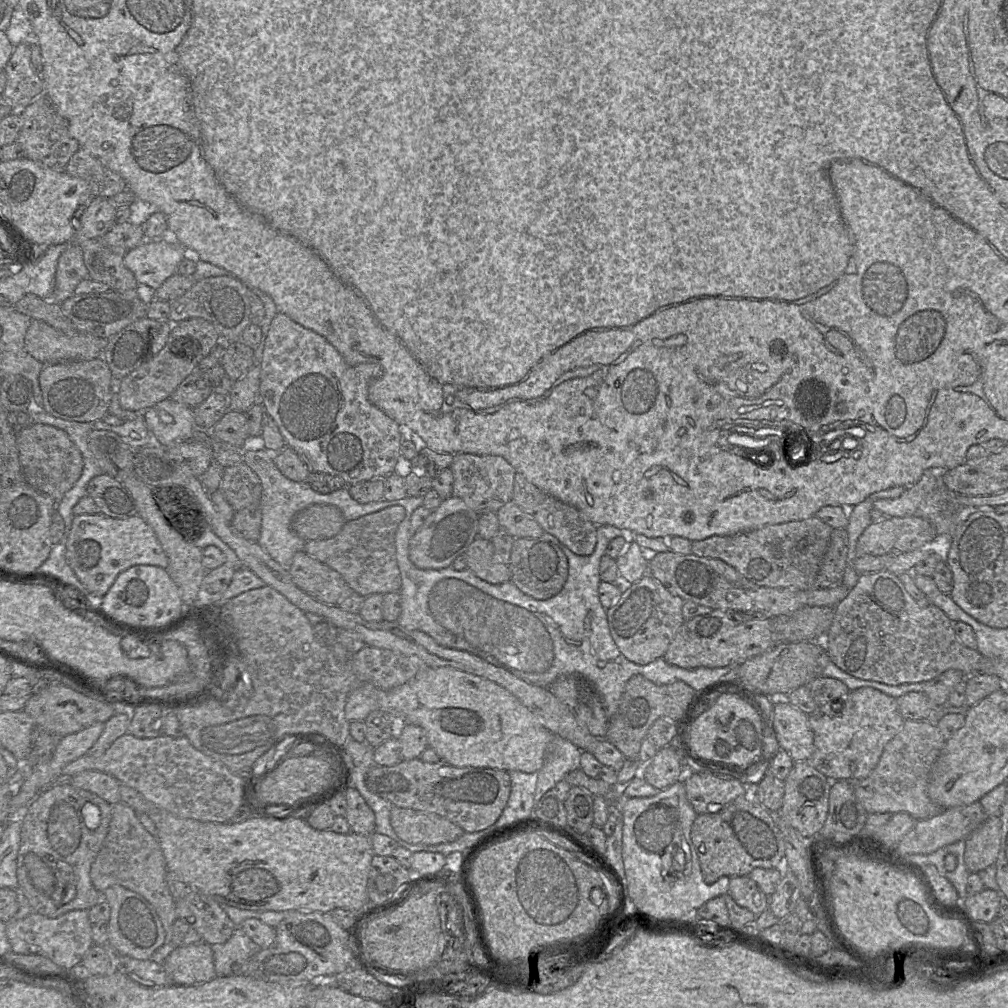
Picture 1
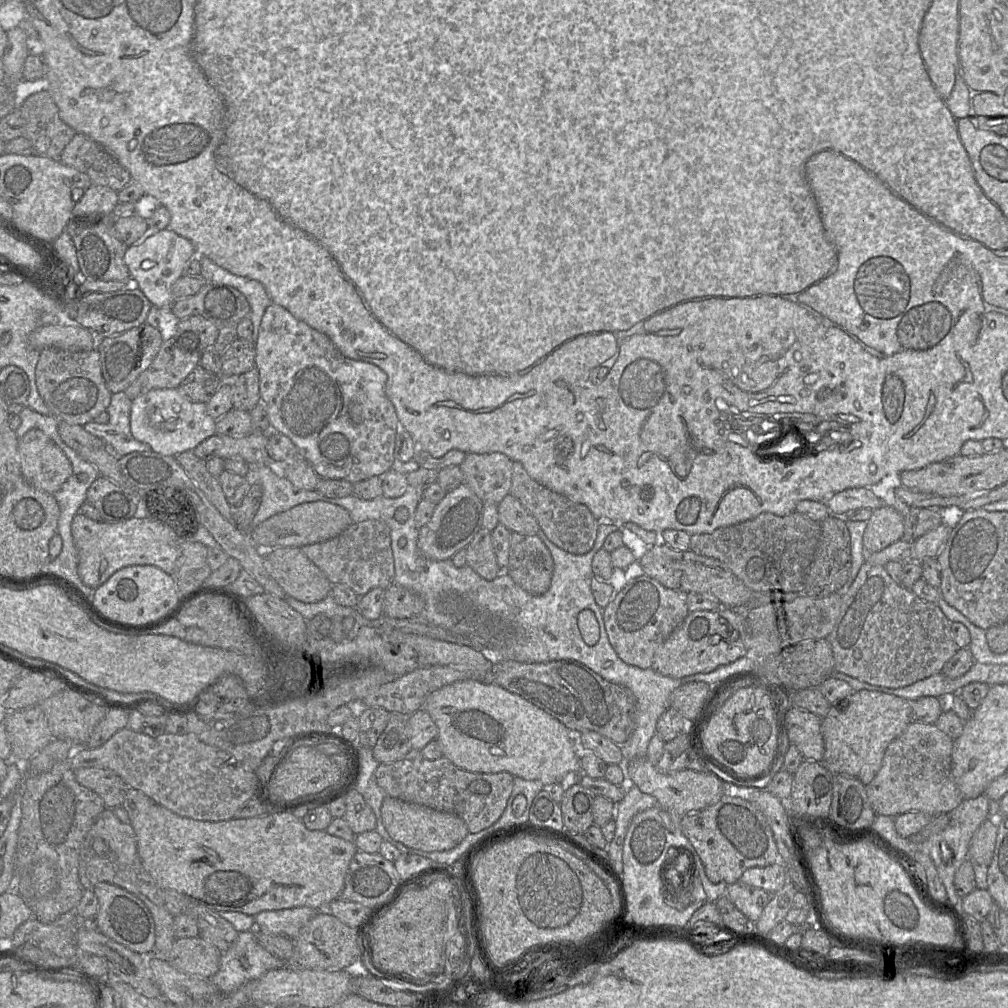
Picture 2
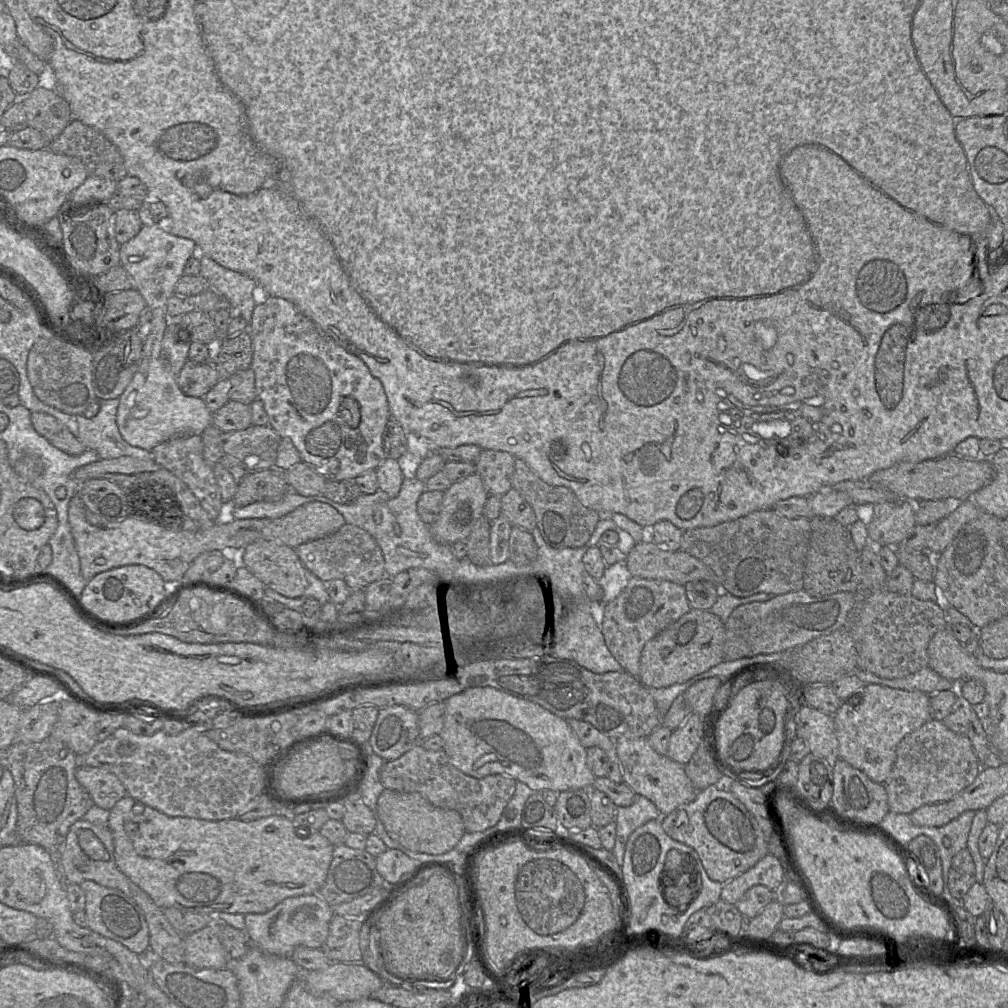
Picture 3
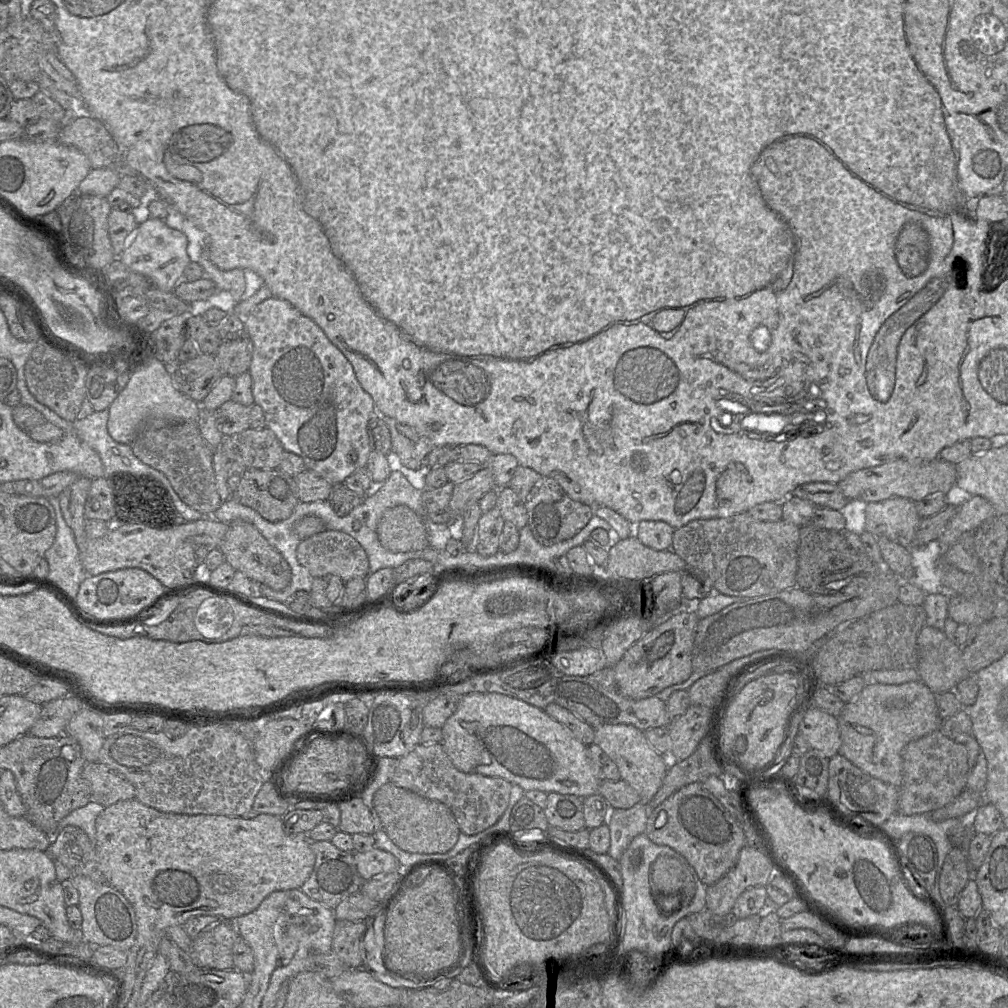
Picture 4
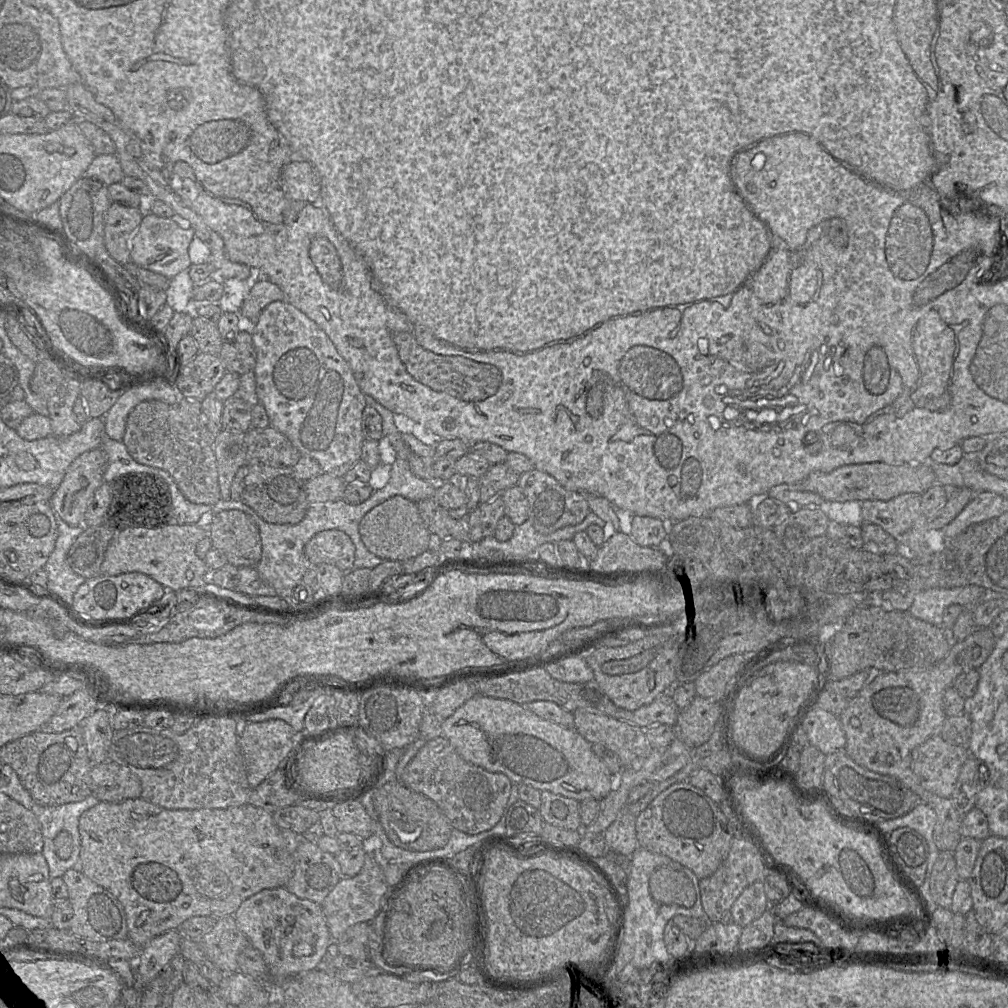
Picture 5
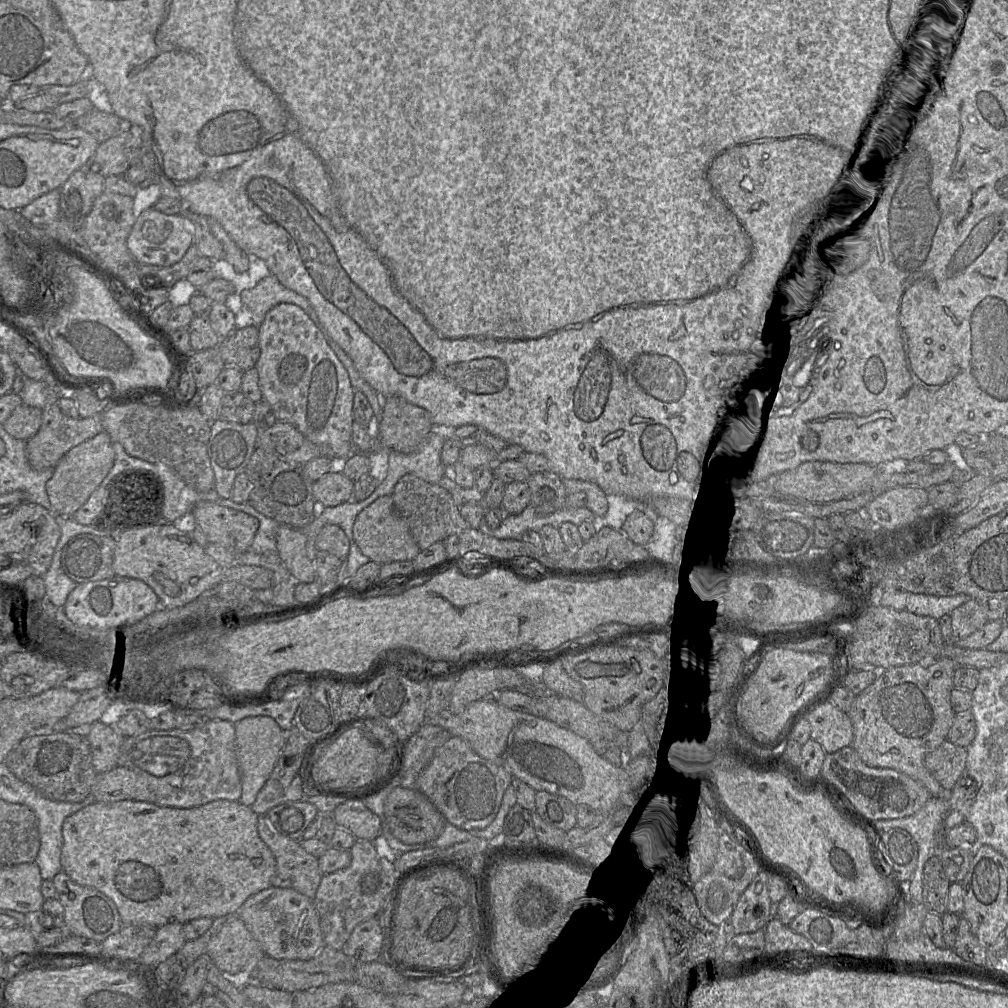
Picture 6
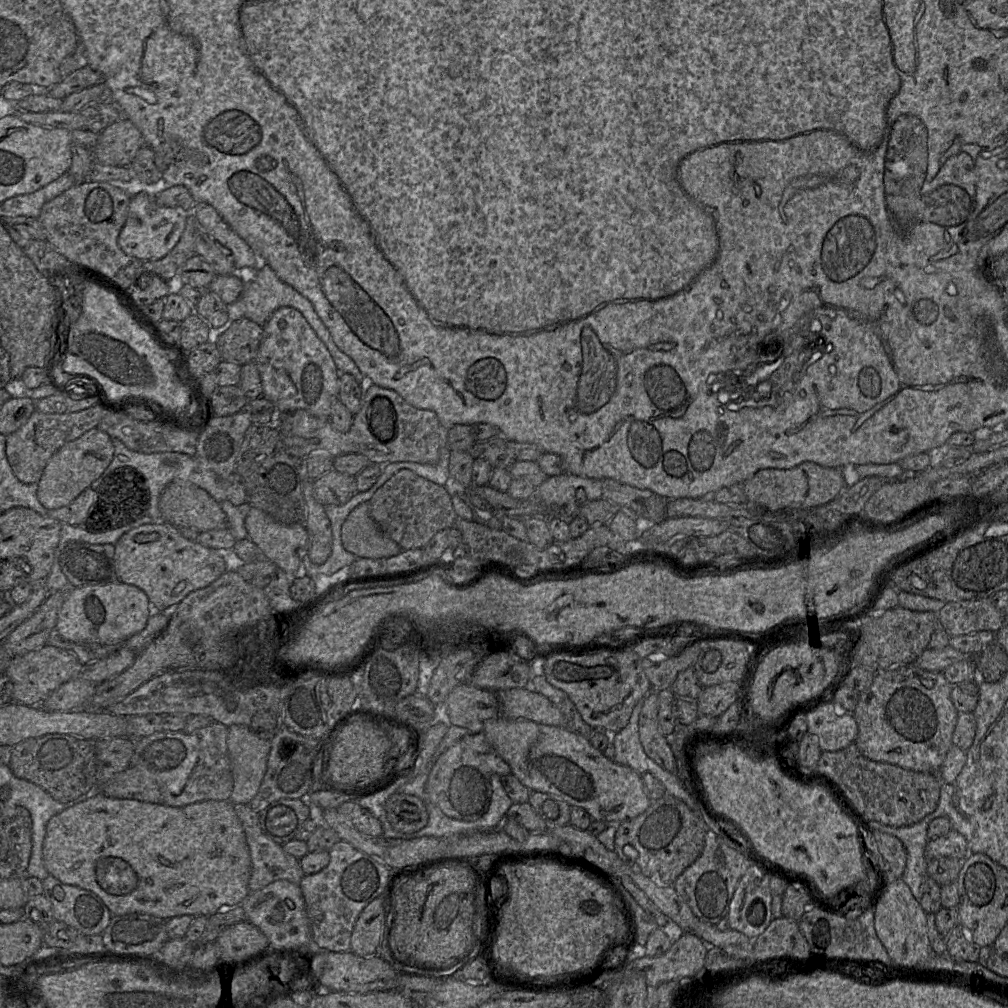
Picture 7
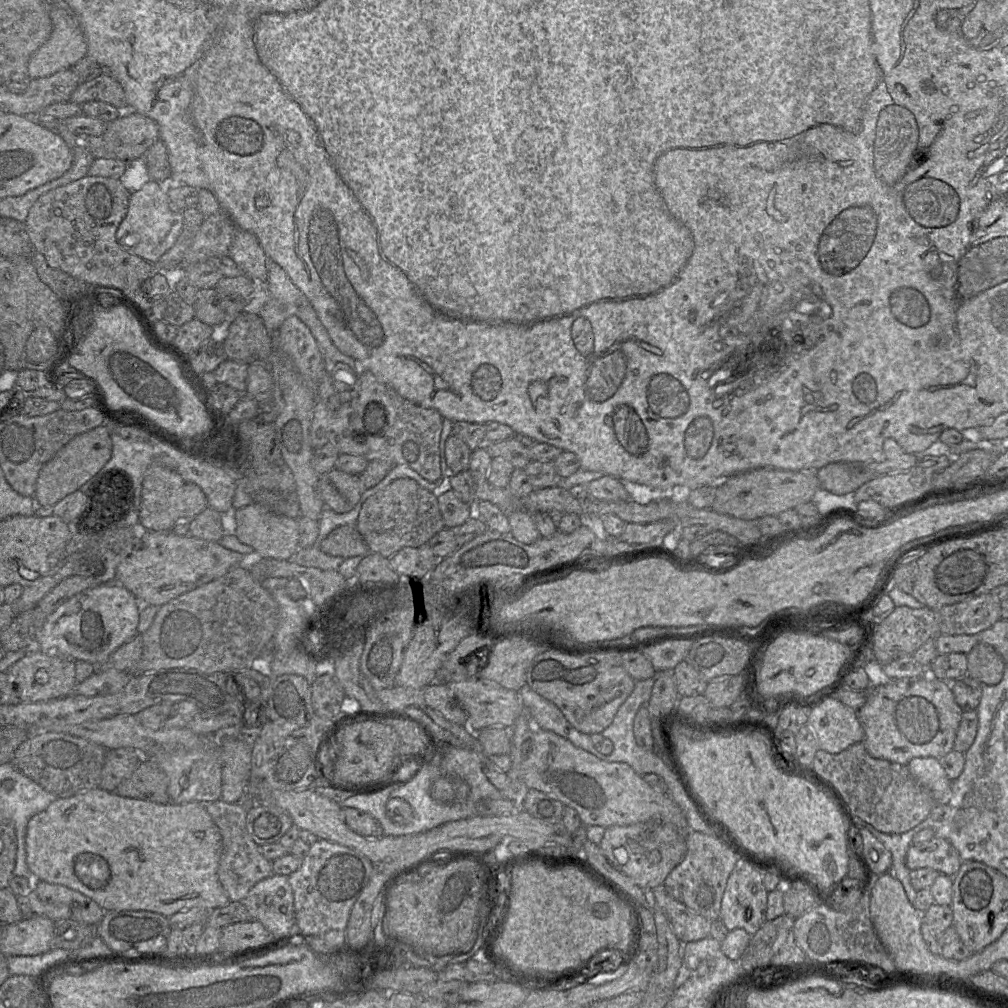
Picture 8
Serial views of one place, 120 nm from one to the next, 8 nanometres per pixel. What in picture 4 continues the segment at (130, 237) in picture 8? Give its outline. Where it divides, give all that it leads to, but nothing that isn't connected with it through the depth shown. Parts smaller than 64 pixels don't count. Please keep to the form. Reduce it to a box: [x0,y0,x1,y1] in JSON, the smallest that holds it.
[119,218,190,292]

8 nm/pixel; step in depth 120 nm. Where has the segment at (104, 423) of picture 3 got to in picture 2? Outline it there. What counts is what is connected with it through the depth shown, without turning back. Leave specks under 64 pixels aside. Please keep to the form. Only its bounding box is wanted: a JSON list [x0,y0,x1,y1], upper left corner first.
[83,392,151,457]

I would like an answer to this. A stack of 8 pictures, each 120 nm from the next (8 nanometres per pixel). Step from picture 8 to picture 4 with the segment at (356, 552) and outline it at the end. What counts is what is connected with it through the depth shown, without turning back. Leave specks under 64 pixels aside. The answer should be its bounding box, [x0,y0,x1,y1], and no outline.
[376,505,430,553]

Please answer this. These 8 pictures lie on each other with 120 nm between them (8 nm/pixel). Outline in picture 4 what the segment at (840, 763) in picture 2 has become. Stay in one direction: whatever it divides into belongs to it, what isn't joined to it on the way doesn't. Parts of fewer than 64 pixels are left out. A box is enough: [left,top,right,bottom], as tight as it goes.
[837,680,942,788]

